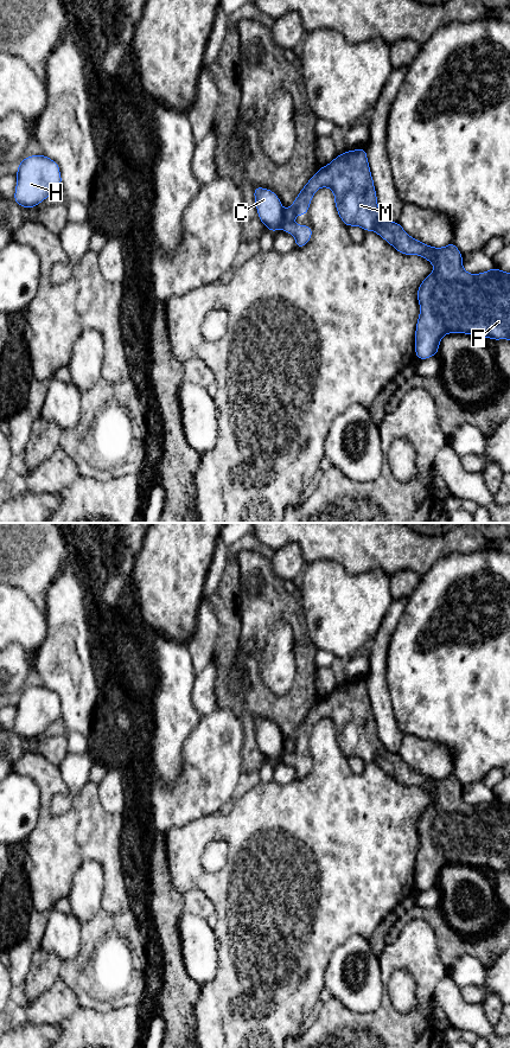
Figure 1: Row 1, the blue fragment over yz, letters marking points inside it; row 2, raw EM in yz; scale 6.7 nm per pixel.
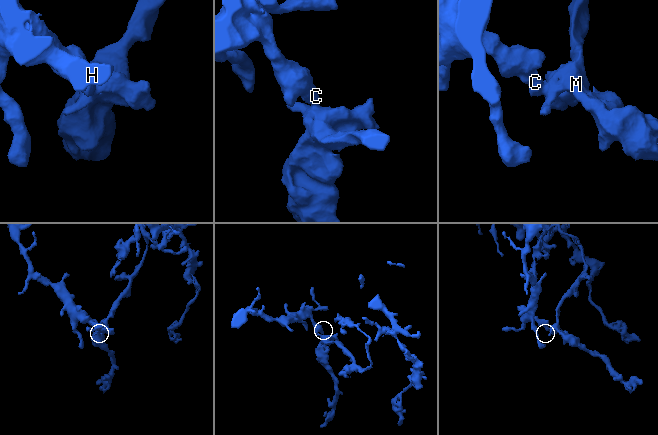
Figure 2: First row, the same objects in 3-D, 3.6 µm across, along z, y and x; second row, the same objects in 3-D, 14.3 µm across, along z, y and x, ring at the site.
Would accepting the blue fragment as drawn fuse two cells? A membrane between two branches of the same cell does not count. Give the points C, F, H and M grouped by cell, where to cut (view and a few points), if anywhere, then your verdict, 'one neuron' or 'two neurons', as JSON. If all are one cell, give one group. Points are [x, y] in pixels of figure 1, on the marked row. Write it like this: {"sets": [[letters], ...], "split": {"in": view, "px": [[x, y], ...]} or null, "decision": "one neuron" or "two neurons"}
{"sets": [["C", "H"], ["F", "M"]], "split": {"in": "yz", "px": [[285, 212], [280, 228]]}, "decision": "two neurons"}

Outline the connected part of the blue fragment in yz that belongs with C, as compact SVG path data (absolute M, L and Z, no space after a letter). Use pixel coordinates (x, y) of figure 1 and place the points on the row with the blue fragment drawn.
M255 186L254 198L259 219L262 224L272 232L281 229L285 212L278 194L269 188Z

